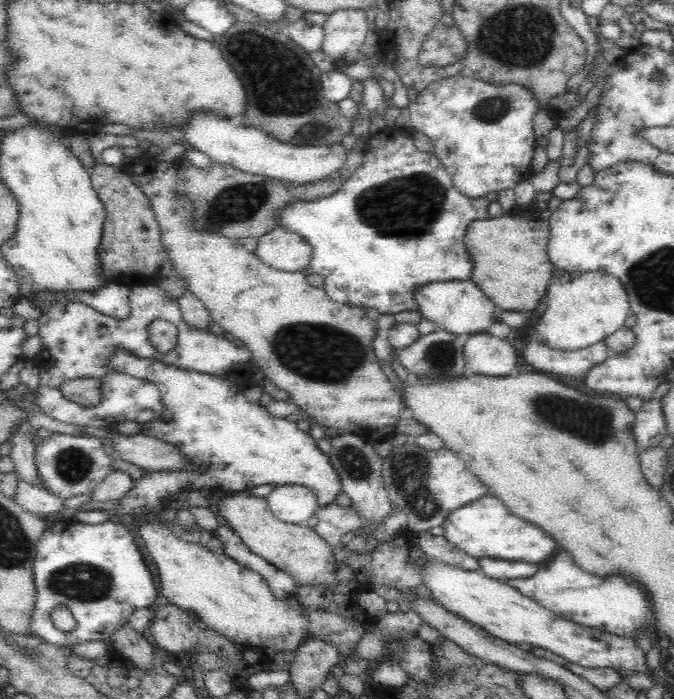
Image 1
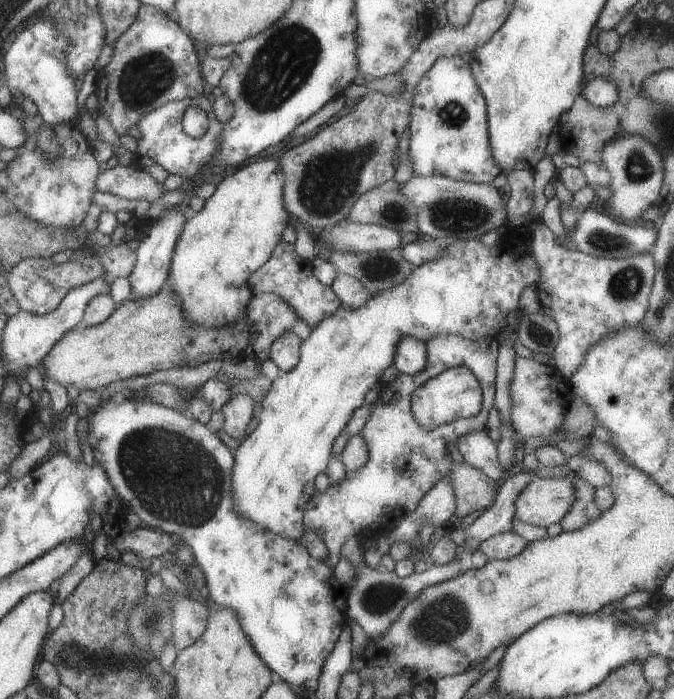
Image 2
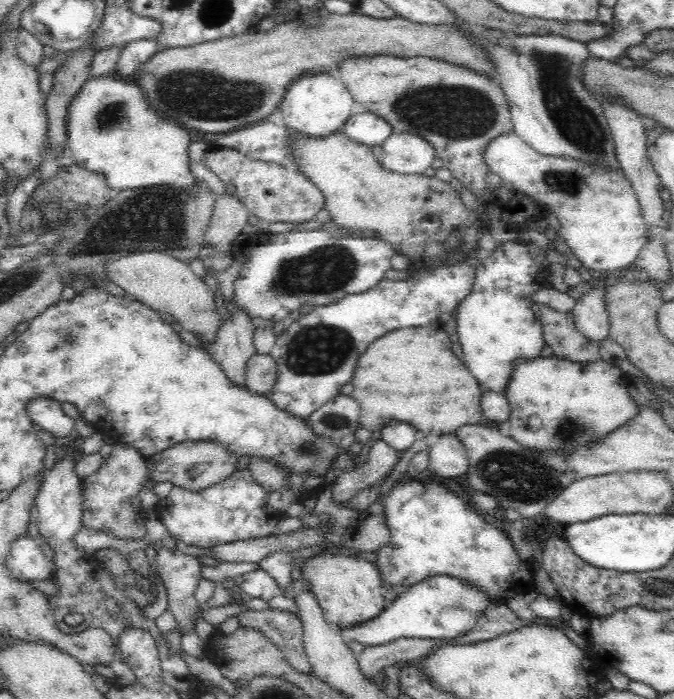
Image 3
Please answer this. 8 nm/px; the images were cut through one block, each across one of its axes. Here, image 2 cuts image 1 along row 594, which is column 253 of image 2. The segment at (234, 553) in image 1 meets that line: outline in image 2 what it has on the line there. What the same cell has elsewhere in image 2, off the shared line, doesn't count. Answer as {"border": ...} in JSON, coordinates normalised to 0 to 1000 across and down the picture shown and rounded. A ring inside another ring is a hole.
{"border":[[[417,343],[407,355],[404,366],[369,398],[377,422],[407,419],[421,428],[439,446],[442,455],[467,471],[482,455],[493,452],[504,439],[506,429],[497,415],[478,406],[466,393],[463,373],[451,372],[432,351]]]}

